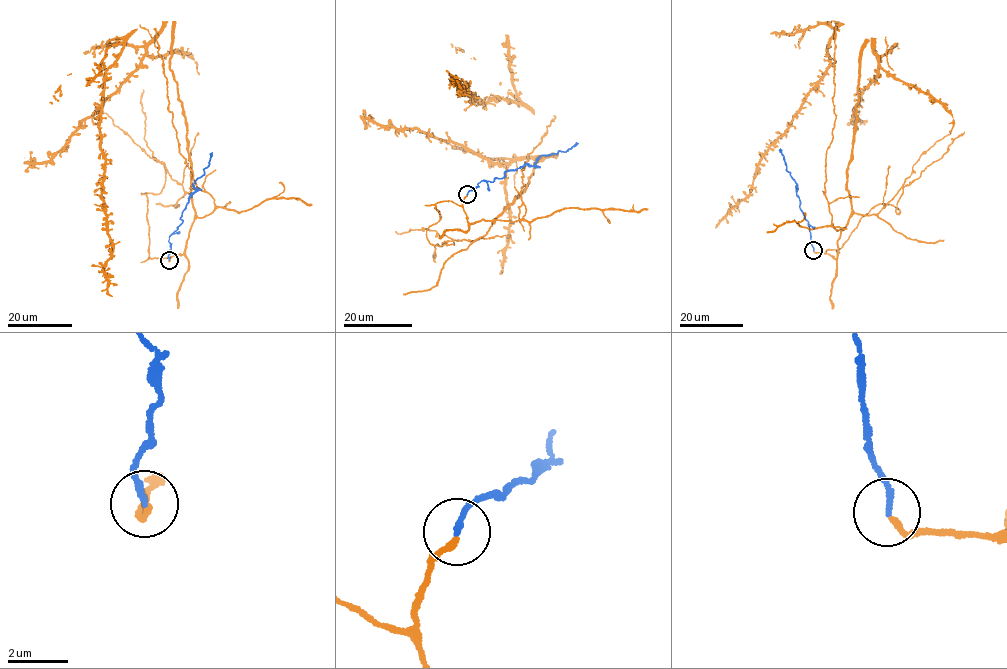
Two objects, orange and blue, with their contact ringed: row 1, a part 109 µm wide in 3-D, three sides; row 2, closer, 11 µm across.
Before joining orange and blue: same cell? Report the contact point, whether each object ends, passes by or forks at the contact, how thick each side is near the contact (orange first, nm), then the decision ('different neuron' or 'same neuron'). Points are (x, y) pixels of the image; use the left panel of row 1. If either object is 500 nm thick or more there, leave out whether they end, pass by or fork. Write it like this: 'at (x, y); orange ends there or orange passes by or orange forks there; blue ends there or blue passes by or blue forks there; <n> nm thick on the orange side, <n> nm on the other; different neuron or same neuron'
at (169, 260); orange ends there; blue ends there; 170 nm thick on the orange side, 180 nm on the other; same neuron

